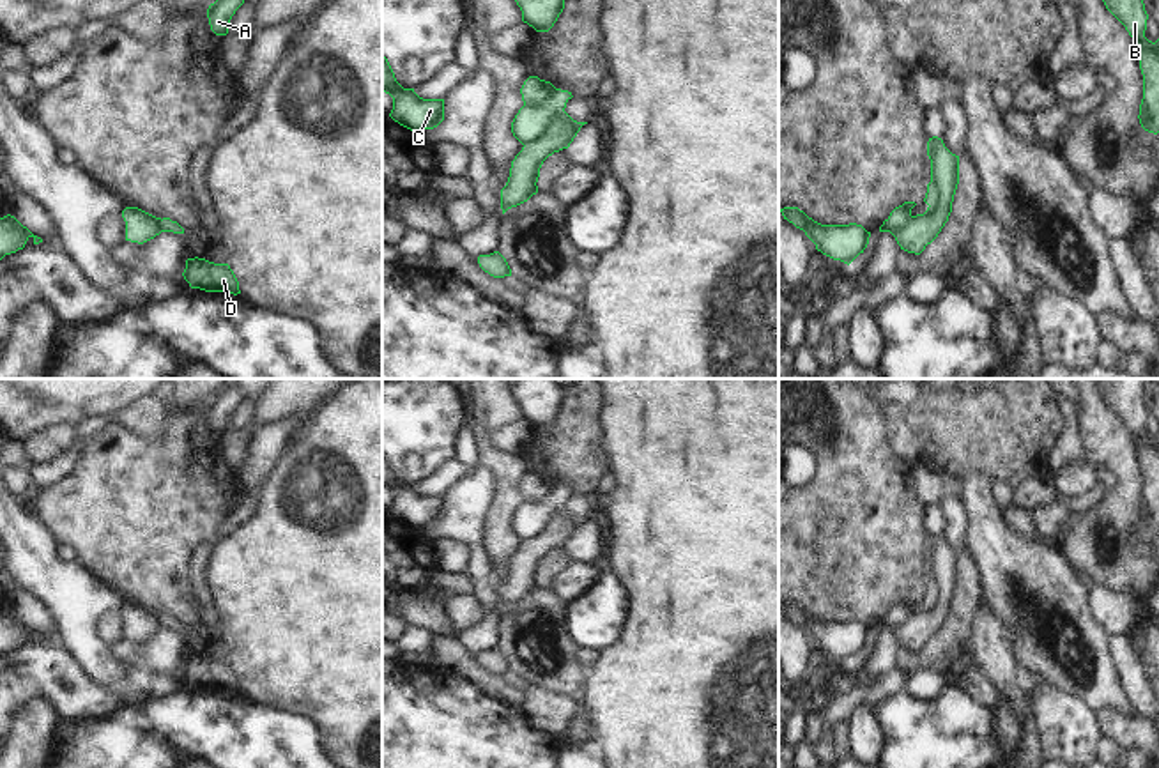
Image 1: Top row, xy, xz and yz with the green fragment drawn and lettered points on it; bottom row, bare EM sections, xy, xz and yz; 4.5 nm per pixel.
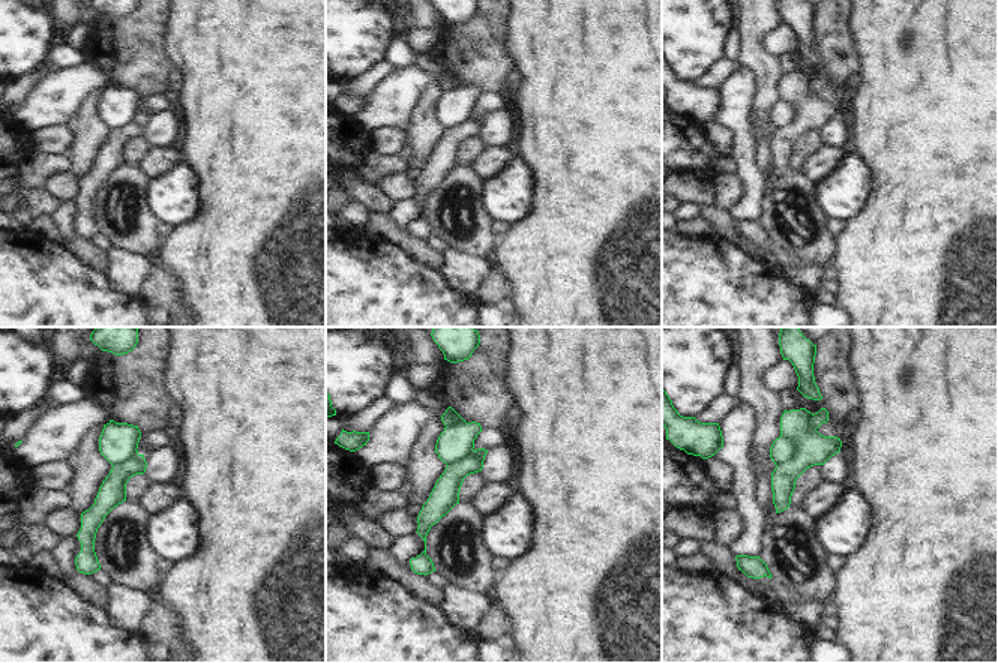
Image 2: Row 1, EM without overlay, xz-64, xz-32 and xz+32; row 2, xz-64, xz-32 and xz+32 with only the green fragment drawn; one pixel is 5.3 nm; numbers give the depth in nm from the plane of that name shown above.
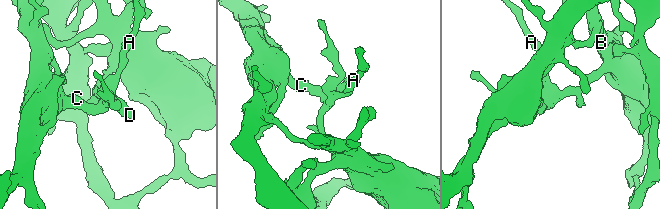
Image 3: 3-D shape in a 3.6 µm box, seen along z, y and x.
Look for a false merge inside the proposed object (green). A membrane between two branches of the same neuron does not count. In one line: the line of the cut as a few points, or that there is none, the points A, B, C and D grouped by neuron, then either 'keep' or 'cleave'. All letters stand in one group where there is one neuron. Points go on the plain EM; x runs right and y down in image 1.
cut in xz along (563, 506), (542, 531), (524, 542); A B D / C; cleave

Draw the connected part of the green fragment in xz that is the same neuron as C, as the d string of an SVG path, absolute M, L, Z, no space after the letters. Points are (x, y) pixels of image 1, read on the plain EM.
M382 451L382 488L393 494L389 513L412 529L434 526L444 517L444 495L423 495L414 485L403 485Z

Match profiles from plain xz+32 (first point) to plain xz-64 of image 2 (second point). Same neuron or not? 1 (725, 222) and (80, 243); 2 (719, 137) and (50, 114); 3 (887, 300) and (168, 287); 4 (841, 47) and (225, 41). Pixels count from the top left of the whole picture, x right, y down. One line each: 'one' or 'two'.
1: one
2: two
3: two
4: two

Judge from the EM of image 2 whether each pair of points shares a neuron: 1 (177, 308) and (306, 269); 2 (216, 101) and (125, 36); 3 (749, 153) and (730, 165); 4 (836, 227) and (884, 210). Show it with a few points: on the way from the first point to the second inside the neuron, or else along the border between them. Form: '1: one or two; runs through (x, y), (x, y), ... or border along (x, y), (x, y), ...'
1: two; border along (173, 272), (182, 290), (182, 302), (191, 311)
2: two; border along (167, 33), (165, 53), (177, 68)
3: two; border along (731, 155), (736, 159), (737, 171)
4: two; border along (847, 222), (836, 236)

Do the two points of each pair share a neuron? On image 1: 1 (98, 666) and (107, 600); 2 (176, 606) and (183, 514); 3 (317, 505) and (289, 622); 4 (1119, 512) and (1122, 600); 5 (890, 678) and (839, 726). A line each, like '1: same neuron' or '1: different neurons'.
1: same neuron
2: same neuron
3: same neuron
4: different neurons
5: same neuron

